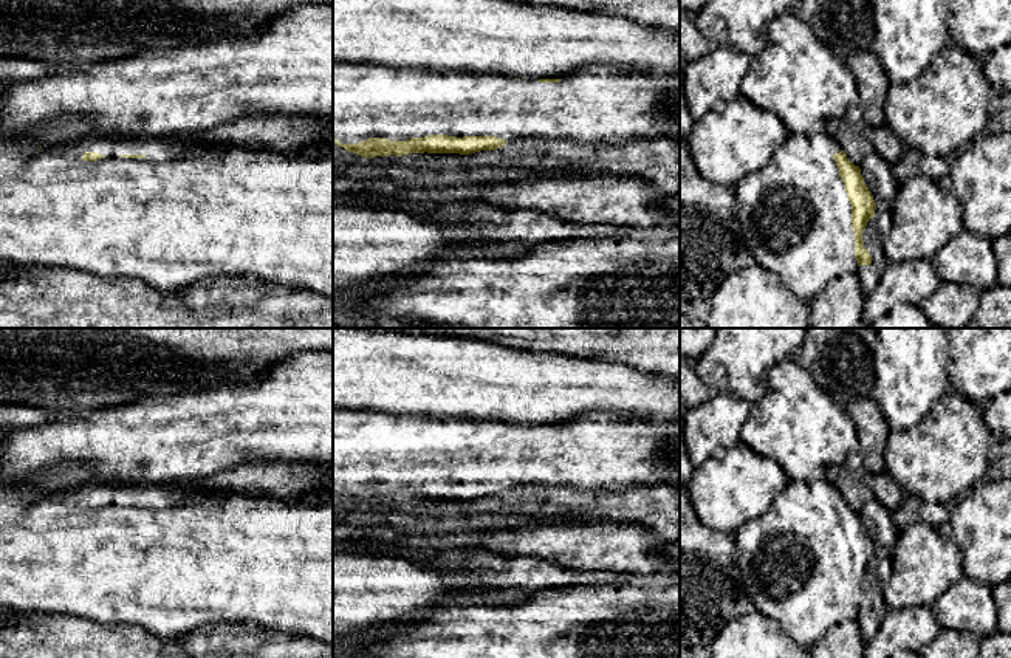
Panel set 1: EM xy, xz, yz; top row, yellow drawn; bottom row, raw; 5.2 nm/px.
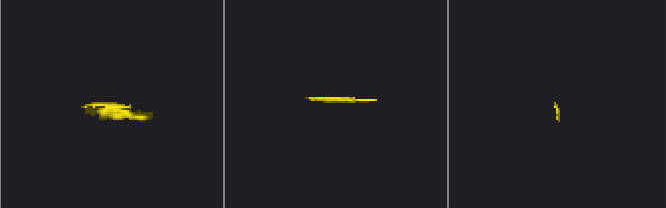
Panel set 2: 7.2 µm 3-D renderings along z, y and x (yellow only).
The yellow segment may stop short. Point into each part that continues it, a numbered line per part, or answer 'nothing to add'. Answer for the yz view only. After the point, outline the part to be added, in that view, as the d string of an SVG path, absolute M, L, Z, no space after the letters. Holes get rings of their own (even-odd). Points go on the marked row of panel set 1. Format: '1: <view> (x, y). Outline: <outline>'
1: yz (795, 215). Outline: M790 133L759 173L746 175L734 187L740 232L752 260L776 272L805 303L831 280L859 268L852 204L833 158L841 150L835 136Z

